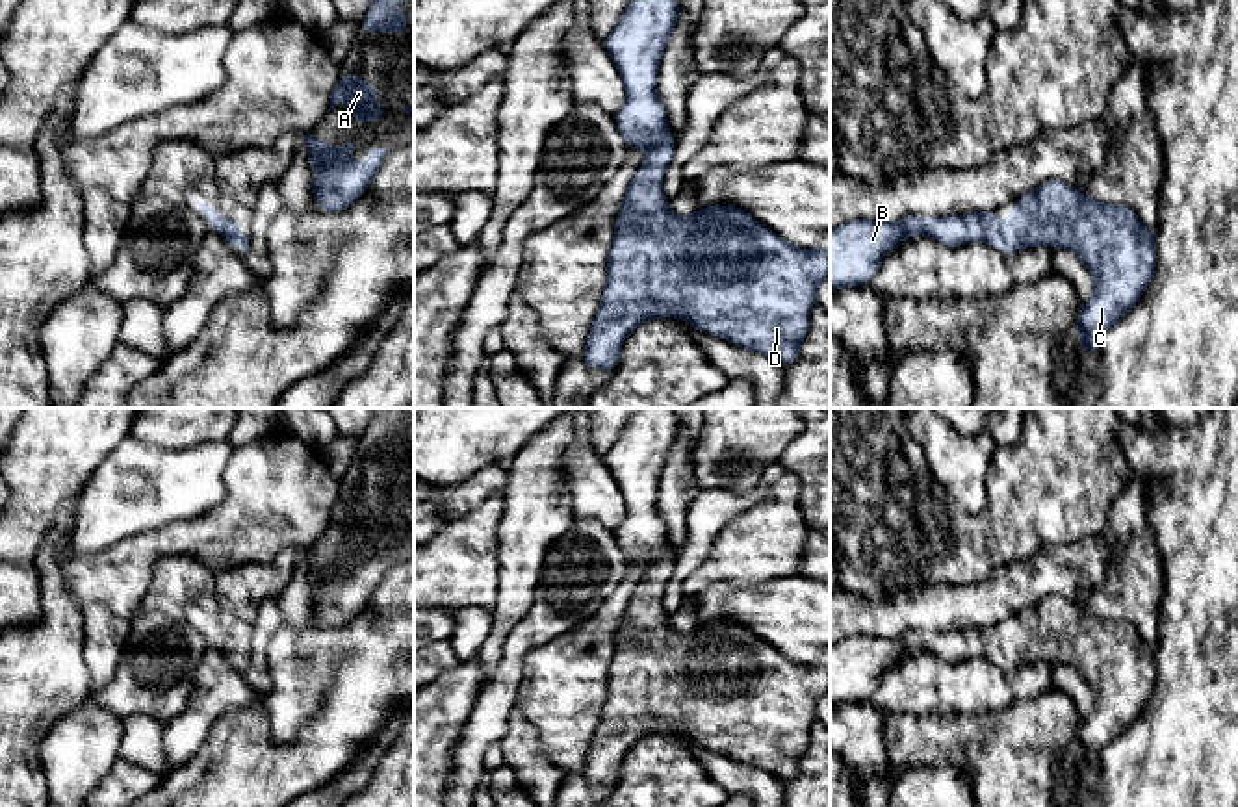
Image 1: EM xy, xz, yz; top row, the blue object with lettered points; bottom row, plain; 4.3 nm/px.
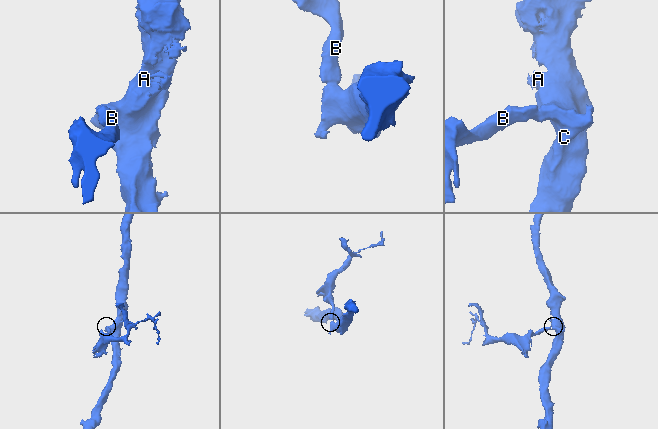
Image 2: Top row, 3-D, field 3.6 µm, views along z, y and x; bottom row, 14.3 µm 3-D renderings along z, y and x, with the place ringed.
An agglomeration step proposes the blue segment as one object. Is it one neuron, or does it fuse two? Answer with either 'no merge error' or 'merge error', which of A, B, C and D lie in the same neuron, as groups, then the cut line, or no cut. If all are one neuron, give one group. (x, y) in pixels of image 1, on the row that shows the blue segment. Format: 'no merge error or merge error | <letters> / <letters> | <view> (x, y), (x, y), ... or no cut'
no merge error | A B C D | no cut

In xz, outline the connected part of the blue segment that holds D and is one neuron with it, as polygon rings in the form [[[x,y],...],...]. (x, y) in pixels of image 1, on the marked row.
[[[631,0],[603,41],[625,85],[625,104],[614,115],[614,121],[627,150],[644,148],[644,165],[637,169],[627,186],[622,210],[614,219],[614,241],[607,256],[607,282],[581,360],[590,369],[613,373],[618,365],[622,341],[633,328],[648,319],[676,317],[791,367],[798,360],[800,345],[809,330],[809,312],[817,304],[817,288],[830,273],[830,249],[798,249],[735,206],[702,208],[687,219],[670,213],[668,199],[663,193],[663,173],[672,163],[676,141],[668,132],[668,115],[657,96],[657,69],[677,19],[679,6],[676,0]]]

